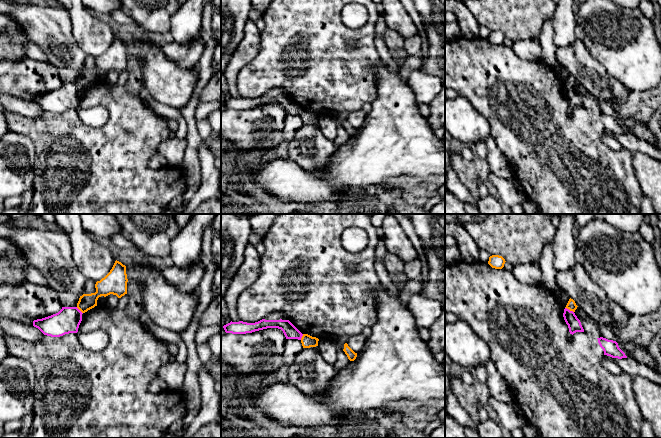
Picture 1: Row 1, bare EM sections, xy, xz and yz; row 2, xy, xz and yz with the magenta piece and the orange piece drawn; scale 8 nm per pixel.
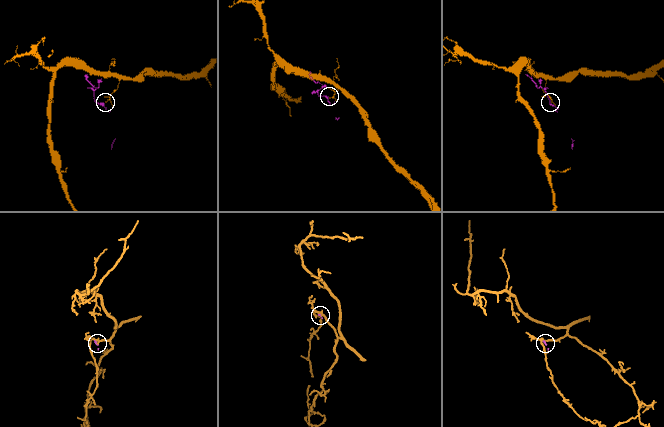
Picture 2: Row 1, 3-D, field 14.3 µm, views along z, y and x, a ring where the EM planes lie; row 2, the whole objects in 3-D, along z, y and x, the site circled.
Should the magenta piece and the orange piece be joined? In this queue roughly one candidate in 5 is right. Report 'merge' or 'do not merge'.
do not merge

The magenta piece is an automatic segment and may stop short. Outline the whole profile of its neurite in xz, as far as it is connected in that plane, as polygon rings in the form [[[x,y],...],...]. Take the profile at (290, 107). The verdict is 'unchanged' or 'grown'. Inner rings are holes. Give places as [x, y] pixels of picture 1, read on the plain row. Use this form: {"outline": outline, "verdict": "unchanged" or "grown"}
{"outline": [[[262,95],[255,99],[247,99],[243,97],[230,98],[223,102],[226,109],[232,110],[246,110],[255,107],[278,104],[281,105],[286,115],[298,115],[301,116],[303,110],[289,97],[289,96],[265,96]]], "verdict": "unchanged"}

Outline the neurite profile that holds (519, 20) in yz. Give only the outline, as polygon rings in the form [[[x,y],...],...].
[[[457,0],[465,5],[472,13],[478,24],[492,31],[502,32],[505,37],[514,42],[524,41],[531,38],[539,38],[543,23],[546,19],[552,20],[556,4],[553,0]]]

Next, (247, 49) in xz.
[[[253,20],[245,24],[244,38],[238,44],[223,74],[232,98],[239,98],[236,80],[239,71],[251,62],[260,49],[260,30]]]

